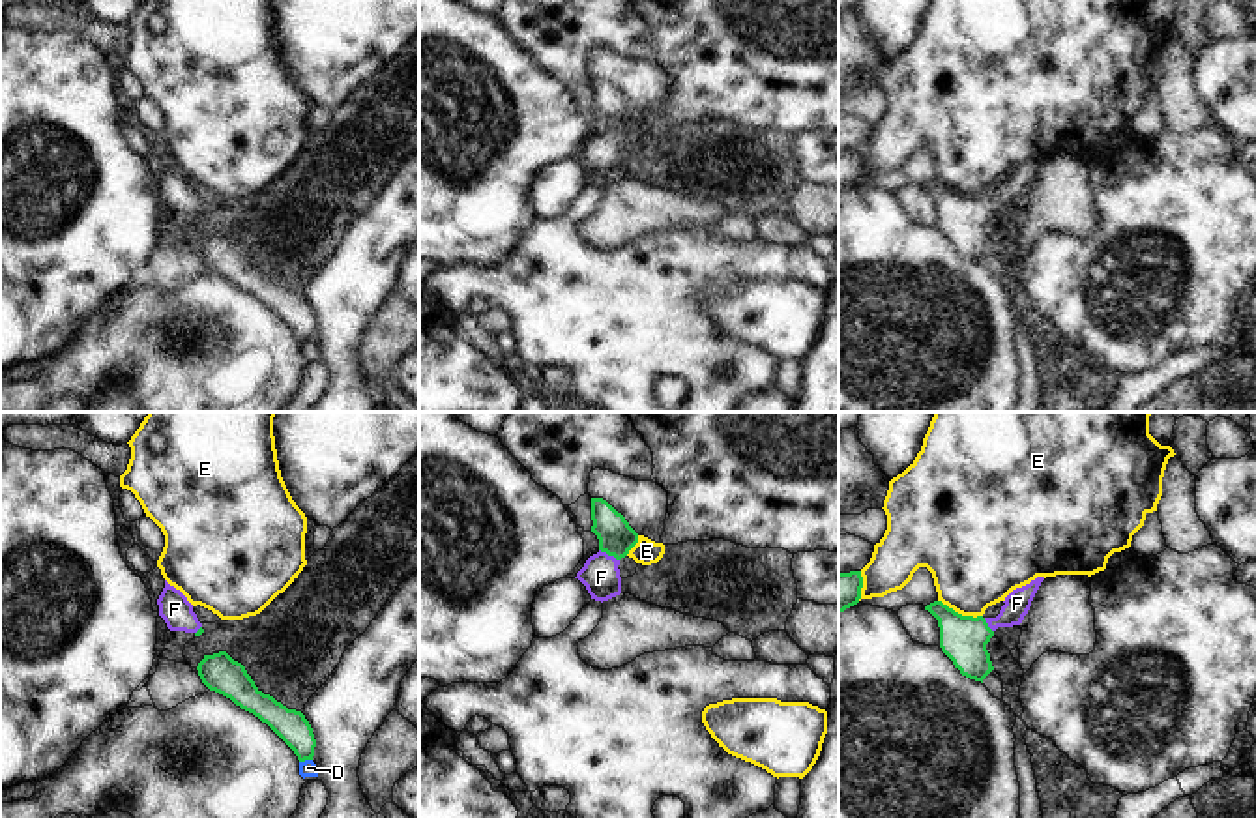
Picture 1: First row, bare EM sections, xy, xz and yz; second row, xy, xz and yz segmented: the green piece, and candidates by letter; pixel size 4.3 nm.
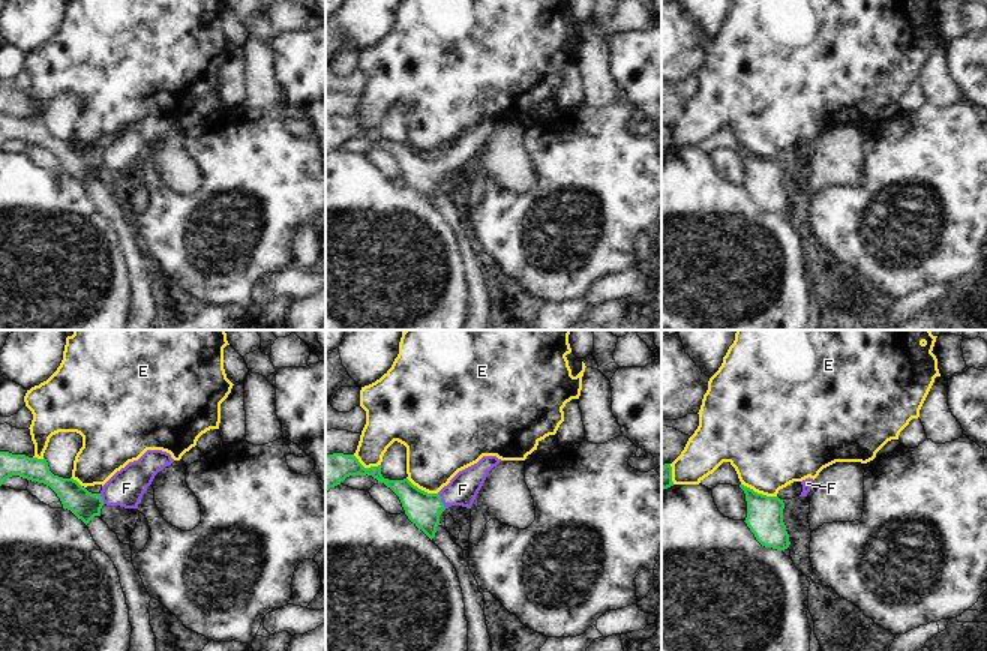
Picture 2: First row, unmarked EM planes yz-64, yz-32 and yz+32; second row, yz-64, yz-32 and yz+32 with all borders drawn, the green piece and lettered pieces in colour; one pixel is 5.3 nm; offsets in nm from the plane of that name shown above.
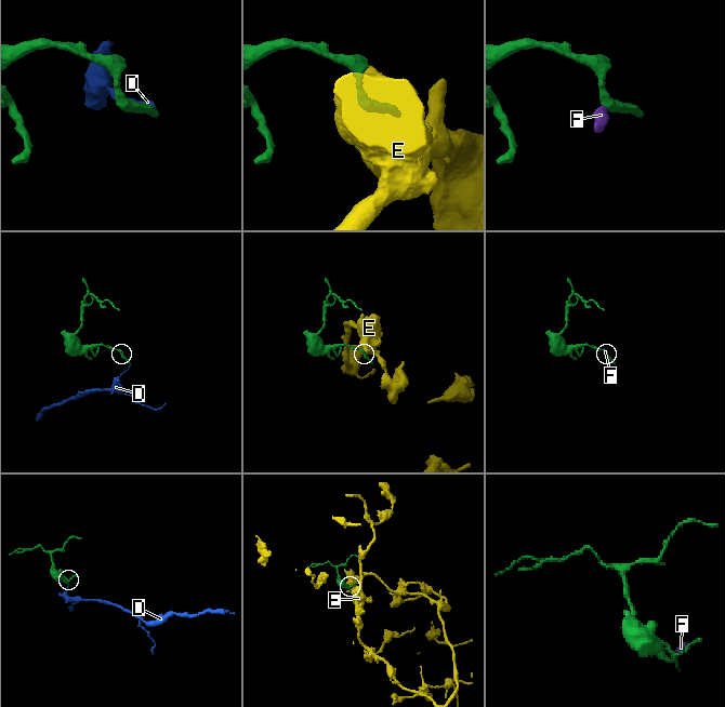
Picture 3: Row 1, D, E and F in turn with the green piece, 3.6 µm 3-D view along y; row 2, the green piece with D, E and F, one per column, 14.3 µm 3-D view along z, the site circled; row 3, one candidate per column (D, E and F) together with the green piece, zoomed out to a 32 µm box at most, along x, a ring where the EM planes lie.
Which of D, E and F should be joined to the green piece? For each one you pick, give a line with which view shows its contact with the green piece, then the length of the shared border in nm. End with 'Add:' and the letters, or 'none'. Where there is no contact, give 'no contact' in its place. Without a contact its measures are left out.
F: meets green in xz; contact 100 nm long
Add: F

